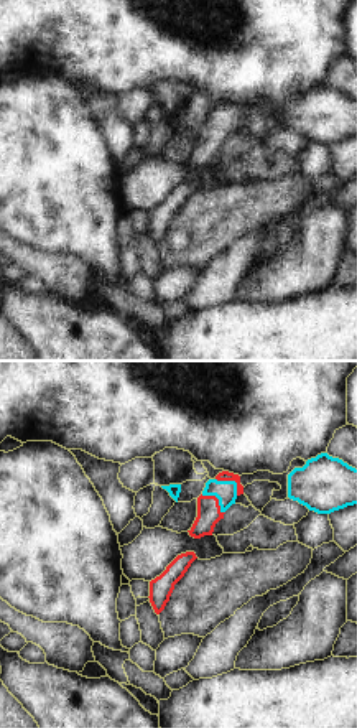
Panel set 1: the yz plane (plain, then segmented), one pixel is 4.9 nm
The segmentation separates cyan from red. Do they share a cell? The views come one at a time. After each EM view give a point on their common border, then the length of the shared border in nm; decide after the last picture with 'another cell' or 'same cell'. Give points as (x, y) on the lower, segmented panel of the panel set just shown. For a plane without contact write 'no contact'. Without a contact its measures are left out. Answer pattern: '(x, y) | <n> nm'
(232, 481) | 140 nm

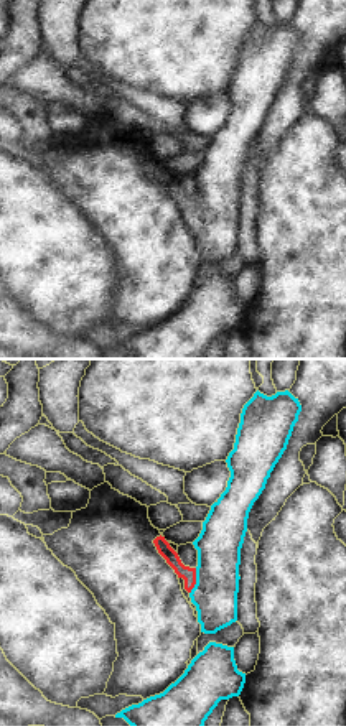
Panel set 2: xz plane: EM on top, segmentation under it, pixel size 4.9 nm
(196, 581) | 130 nm

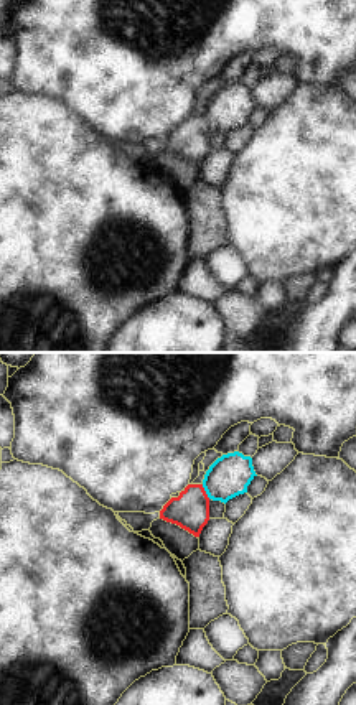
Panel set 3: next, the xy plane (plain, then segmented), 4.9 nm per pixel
(205, 490) | 80 nm

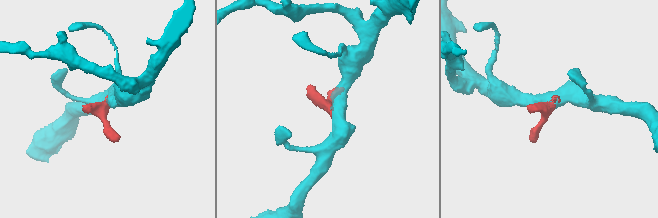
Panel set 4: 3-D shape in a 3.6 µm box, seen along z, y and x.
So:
same cell

